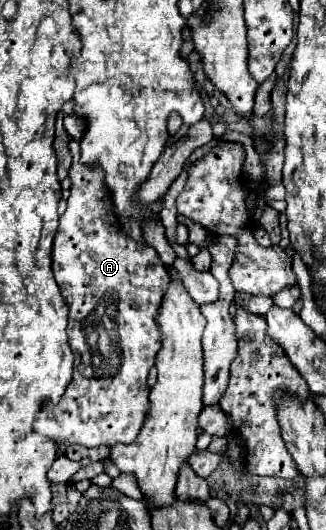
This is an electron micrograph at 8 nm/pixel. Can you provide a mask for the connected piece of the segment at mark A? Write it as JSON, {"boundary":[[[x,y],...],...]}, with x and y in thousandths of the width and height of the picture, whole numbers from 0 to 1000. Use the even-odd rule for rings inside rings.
{"boundary":[[[215,264],[209,279],[221,291],[221,313],[209,325],[221,347],[202,400],[184,408],[184,430],[160,464],[160,509],[190,562],[215,581],[209,634],[215,653],[245,668],[245,687],[227,694],[227,713],[178,762],[141,762],[141,770],[117,777],[117,792],[104,792],[104,811],[172,830],[178,853],[196,853],[215,838],[294,845],[362,834],[399,838],[417,830],[454,785],[454,698],[472,691],[472,675],[497,657],[497,630],[479,596],[491,589],[497,558],[528,532],[485,475],[405,453],[374,434],[319,347],[319,325],[307,317],[264,317],[245,306],[239,264]]]}

